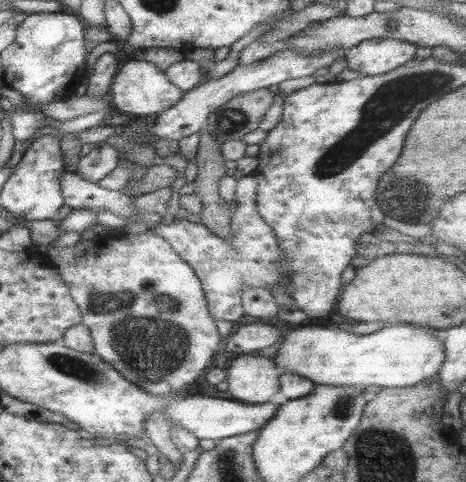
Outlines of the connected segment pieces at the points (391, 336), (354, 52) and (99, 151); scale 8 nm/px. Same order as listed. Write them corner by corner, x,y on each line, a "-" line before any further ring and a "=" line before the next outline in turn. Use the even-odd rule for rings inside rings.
397,323
365,335
339,328
300,328
288,331
275,355
272,362
280,375
284,372
296,373
309,378
314,384
335,387
354,385
360,389
366,386
406,388
439,374
445,359
445,348
442,335
437,337
435,329
=
378,37
363,40
345,50
347,67
360,75
378,76
412,60
417,44
397,38
=
103,145
90,150
78,164
78,173
88,182
100,182
118,167
119,151
112,146

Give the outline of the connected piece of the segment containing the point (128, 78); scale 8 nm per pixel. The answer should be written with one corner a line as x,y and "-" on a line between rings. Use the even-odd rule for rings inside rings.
132,60
122,65
110,86
108,99
113,109
130,118
156,118
180,101
184,93
168,81
159,68
145,60

